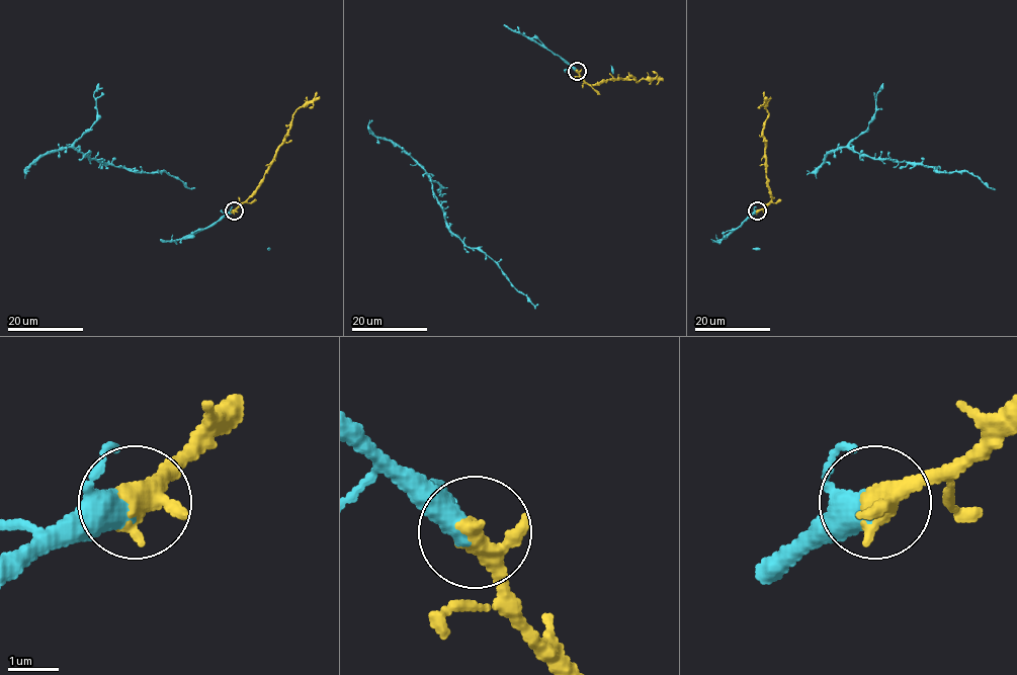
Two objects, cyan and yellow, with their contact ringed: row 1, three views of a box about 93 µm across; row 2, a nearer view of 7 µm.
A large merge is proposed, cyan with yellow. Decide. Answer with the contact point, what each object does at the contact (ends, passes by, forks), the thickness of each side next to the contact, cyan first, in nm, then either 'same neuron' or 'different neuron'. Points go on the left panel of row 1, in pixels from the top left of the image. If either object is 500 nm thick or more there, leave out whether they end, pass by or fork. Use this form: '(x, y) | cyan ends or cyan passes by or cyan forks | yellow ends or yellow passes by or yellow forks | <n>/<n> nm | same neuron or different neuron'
(234, 211) | 550/360 nm | same neuron

